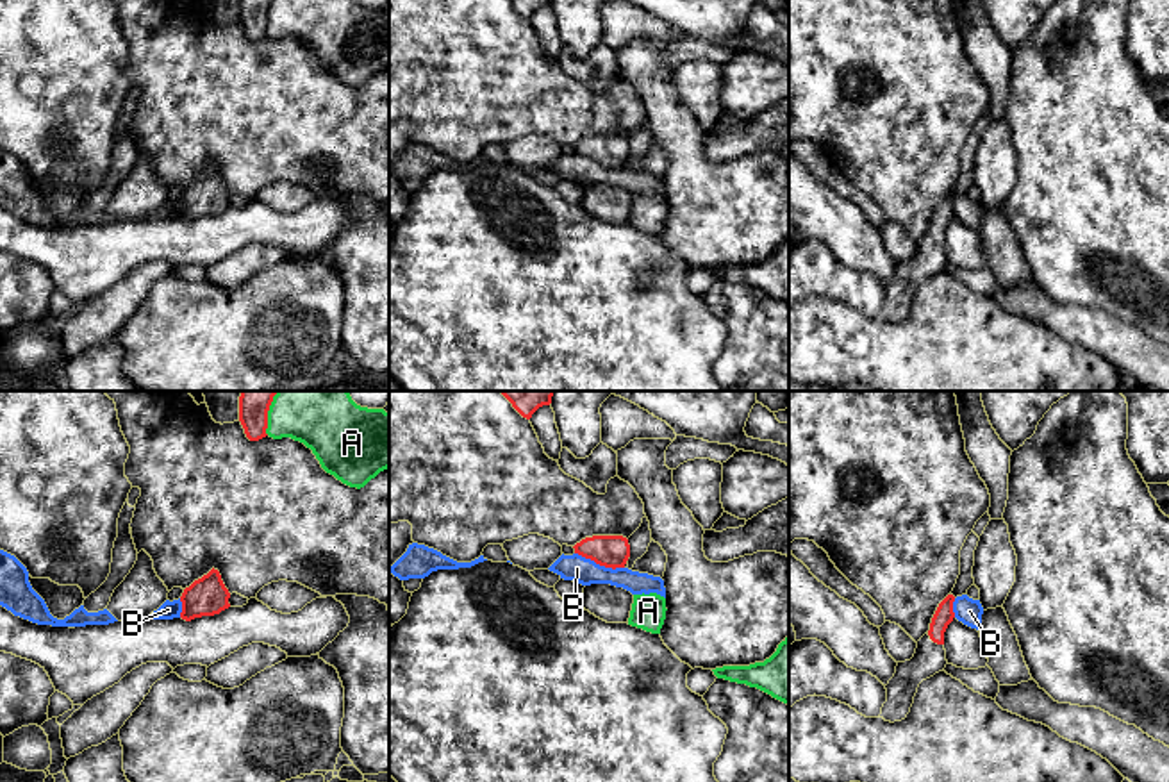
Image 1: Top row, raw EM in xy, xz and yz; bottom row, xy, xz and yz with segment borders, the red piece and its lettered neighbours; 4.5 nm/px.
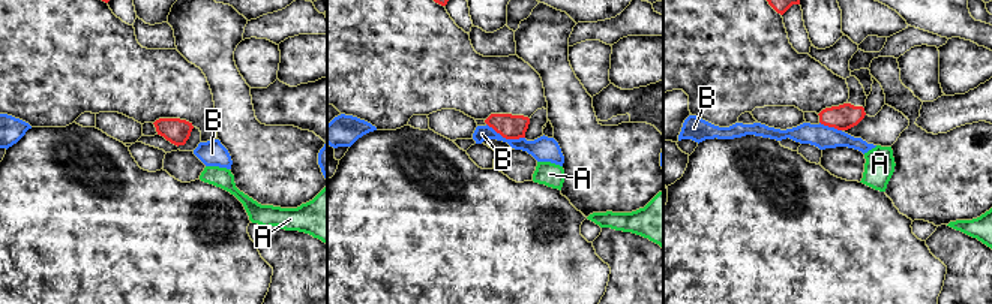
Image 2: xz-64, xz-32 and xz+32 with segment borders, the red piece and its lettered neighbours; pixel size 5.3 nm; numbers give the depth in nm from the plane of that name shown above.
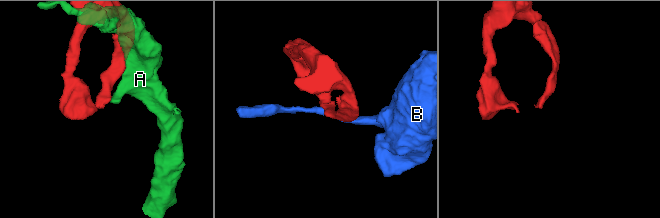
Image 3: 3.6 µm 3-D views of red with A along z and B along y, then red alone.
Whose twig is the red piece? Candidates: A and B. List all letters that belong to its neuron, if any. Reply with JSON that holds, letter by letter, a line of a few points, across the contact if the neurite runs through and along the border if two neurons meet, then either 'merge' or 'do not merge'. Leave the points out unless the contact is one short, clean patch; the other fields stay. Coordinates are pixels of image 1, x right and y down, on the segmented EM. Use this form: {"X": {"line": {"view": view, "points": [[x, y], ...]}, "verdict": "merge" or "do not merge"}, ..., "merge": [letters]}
{"A": {"verdict": "do not merge"}, "B": {"line": {"view": "xz", "points": [[575, 552], [600, 565], [623, 568]]}, "verdict": "do not merge"}, "merge": []}

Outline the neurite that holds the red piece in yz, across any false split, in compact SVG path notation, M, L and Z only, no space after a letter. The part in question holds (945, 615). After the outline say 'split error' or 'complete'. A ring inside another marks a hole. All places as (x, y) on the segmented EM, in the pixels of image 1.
M948 595L939 603L930 630L917 641L914 657L898 662L894 677L885 686L887 702L880 714L885 721L894 723L905 720L919 684L946 668L944 632L955 618L953 602L955 596Z; split error

